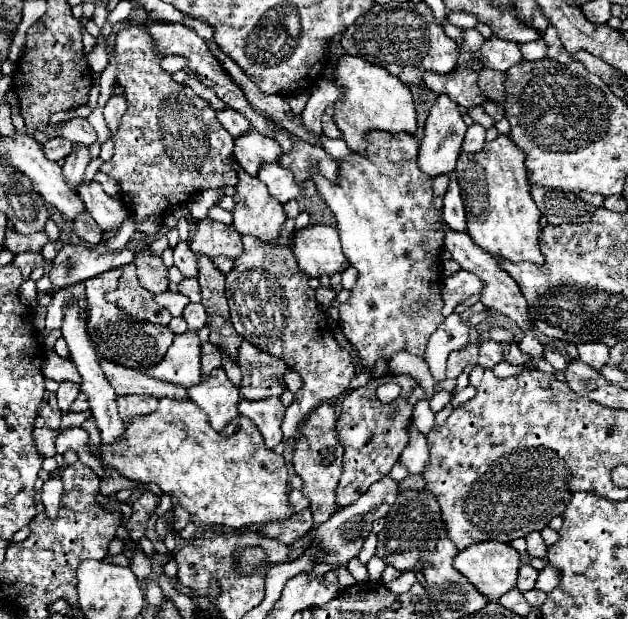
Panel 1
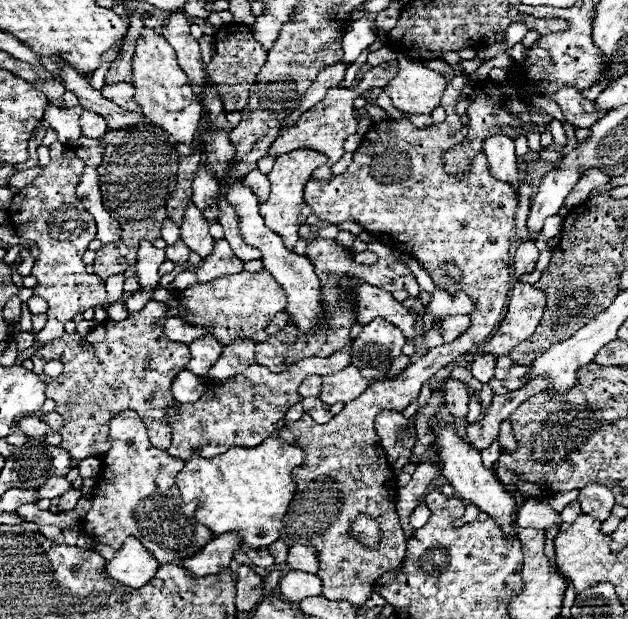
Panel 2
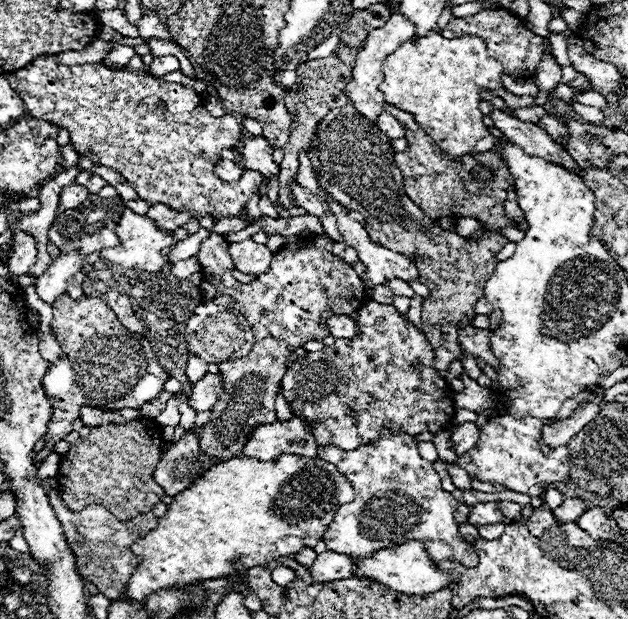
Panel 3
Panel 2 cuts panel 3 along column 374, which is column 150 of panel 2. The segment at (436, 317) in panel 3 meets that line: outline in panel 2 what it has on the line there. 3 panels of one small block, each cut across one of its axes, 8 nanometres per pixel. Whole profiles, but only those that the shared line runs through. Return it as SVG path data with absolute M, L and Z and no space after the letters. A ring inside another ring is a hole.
M138 124L136 128L112 130L104 138L104 160L100 166L100 190L110 216L120 222L120 240L104 244L96 252L94 272L106 280L108 276L126 272L137 260L140 240L154 242L162 238L162 222L166 220L166 204L176 188L178 152L168 134L156 124Z

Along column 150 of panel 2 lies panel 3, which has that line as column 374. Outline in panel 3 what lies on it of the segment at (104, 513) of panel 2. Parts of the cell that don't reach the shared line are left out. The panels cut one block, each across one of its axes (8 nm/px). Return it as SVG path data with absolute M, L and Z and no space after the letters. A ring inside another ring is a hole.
M384 434L380 442L360 446L352 452L336 446L320 446L318 458L334 464L354 488L356 498L336 510L334 520L324 532L324 542L334 552L344 552L354 558L368 558L378 550L398 546L408 540L420 540L426 544L434 562L454 560L466 568L478 566L474 548L460 538L458 524L454 520L456 500L450 492L442 490L440 476L432 462L424 460L418 450L418 442L408 436Z

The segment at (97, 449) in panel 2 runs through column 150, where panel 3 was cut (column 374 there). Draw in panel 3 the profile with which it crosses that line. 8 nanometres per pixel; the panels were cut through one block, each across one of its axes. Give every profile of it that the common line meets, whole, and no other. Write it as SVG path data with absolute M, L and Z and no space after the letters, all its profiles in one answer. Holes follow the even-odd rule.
M366 300L362 304L362 308L358 310L358 328L362 330L360 338L356 340L336 340L332 346L324 346L322 350L318 352L306 352L302 358L298 358L296 362L292 362L286 370L286 374L282 376L282 394L286 396L288 404L290 404L290 410L296 414L296 416L304 416L306 420L316 420L316 426L314 426L314 436L318 438L318 444L320 446L326 446L326 444L334 444L342 450L352 450L352 448L358 448L360 444L368 444L368 442L376 442L380 438L380 430L382 426L390 428L394 434L410 434L410 436L416 436L424 430L430 430L430 432L440 432L444 424L448 424L454 416L454 402L452 398L448 396L448 382L442 380L442 376L432 368L432 360L434 360L434 352L432 352L432 346L430 342L426 340L426 336L408 320L408 314L400 314L392 304L378 304L374 300ZM350 408L356 408L356 414L350 416Z

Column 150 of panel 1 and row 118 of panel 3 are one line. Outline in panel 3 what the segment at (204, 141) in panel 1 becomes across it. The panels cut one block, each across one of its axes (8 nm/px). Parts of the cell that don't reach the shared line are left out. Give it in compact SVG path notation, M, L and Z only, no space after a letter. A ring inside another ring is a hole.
M58 54L36 56L36 60L26 68L6 74L6 80L10 82L10 88L24 100L26 114L66 128L80 156L88 156L94 162L122 174L138 192L138 196L150 204L162 202L174 210L190 210L194 212L194 218L214 212L220 216L236 216L236 212L240 212L254 194L254 188L258 186L262 190L264 186L262 176L252 170L244 171L240 180L234 184L226 184L214 176L212 168L220 160L220 152L226 148L238 148L242 142L242 126L234 116L228 114L214 118L202 106L200 96L192 88L156 80L144 70L130 72L126 66L108 68L102 62L80 66L58 64ZM158 100L166 102L166 110L158 110Z

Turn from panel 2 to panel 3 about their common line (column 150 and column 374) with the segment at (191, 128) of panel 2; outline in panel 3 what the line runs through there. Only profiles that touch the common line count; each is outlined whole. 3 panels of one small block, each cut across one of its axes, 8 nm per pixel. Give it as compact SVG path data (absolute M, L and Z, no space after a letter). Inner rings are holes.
M392 14L390 20L382 28L376 28L370 32L370 36L366 38L364 50L356 58L352 80L346 84L344 90L346 90L346 96L350 96L354 108L372 122L378 118L380 112L384 112L384 98L382 98L382 92L378 90L378 84L384 80L384 72L382 72L384 58L390 56L392 52L396 52L412 36L414 36L414 24L410 20L406 20L402 14Z

